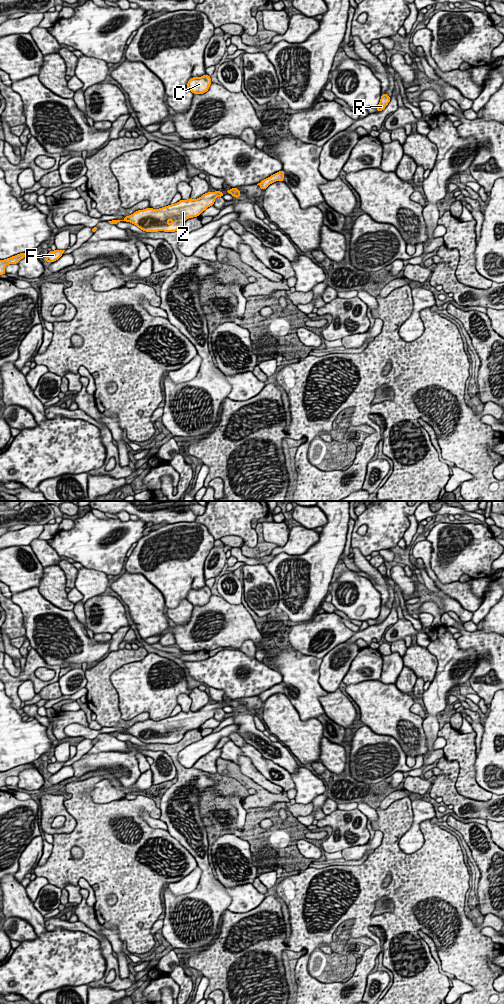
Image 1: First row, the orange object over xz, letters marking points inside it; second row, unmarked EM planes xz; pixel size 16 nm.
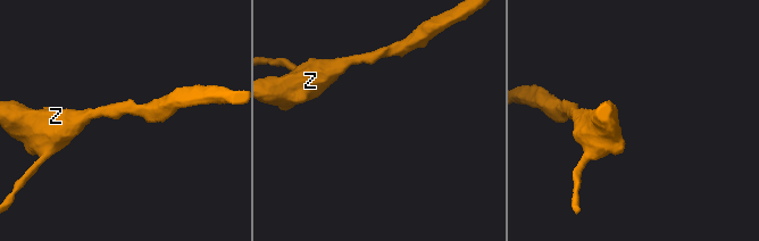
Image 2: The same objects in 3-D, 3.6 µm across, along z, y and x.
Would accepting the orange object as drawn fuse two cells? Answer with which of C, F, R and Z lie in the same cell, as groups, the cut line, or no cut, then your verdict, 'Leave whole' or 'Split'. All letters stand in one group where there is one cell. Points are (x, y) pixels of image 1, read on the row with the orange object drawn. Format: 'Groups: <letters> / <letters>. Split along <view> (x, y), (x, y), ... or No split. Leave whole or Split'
Groups: C F R Z. No split. Leave whole

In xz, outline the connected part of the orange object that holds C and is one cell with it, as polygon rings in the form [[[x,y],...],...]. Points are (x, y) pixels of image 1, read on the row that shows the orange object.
[[[207,74],[201,77],[192,77],[189,79],[186,87],[193,93],[193,94],[204,94],[209,90],[211,82],[211,77]]]

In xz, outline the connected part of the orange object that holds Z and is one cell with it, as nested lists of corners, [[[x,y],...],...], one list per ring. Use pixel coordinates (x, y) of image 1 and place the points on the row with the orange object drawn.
[[[221,191],[207,192],[197,199],[181,199],[175,204],[153,209],[137,210],[123,220],[111,220],[110,224],[116,225],[120,221],[130,222],[146,232],[175,232],[182,228],[184,222],[193,217],[198,217],[208,207],[213,206],[217,197],[223,197]]]

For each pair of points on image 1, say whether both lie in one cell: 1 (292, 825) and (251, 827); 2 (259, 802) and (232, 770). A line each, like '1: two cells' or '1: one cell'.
1: one cell
2: one cell

